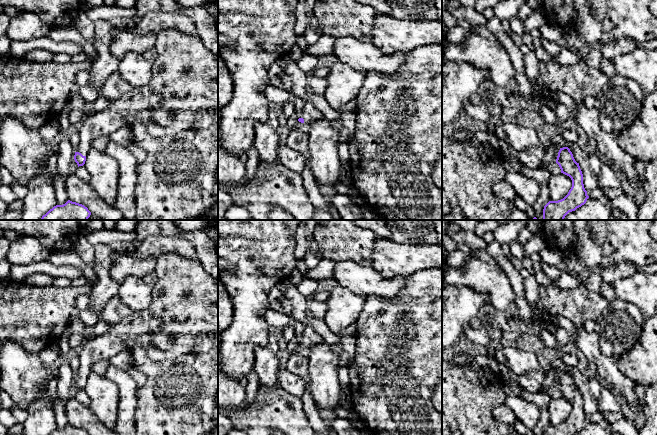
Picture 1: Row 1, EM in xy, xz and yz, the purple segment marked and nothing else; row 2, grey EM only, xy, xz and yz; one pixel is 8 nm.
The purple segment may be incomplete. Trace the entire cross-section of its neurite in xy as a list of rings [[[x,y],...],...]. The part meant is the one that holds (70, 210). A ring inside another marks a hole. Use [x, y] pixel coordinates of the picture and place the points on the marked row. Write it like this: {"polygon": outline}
{"polygon": [[[68,200],[50,209],[41,220],[88,220],[91,212],[82,204]]]}

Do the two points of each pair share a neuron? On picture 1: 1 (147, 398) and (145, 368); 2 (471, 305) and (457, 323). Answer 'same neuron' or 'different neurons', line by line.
1: same neuron
2: same neuron

